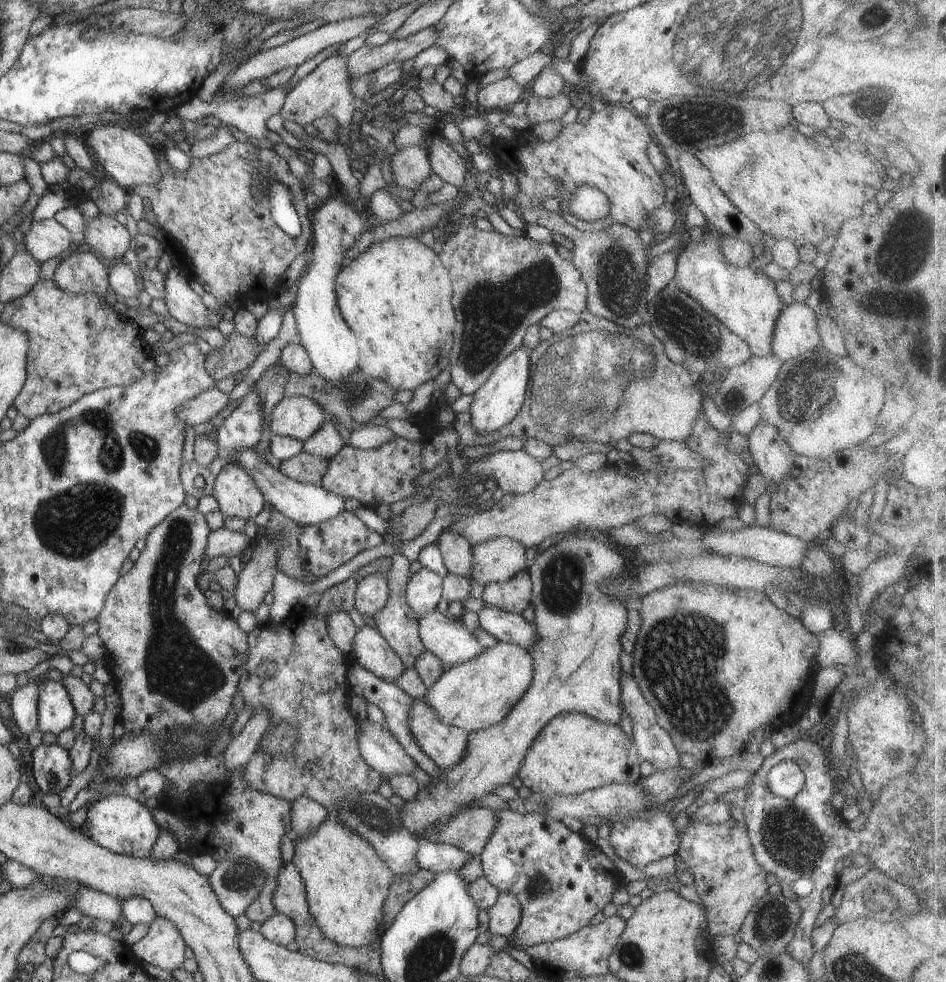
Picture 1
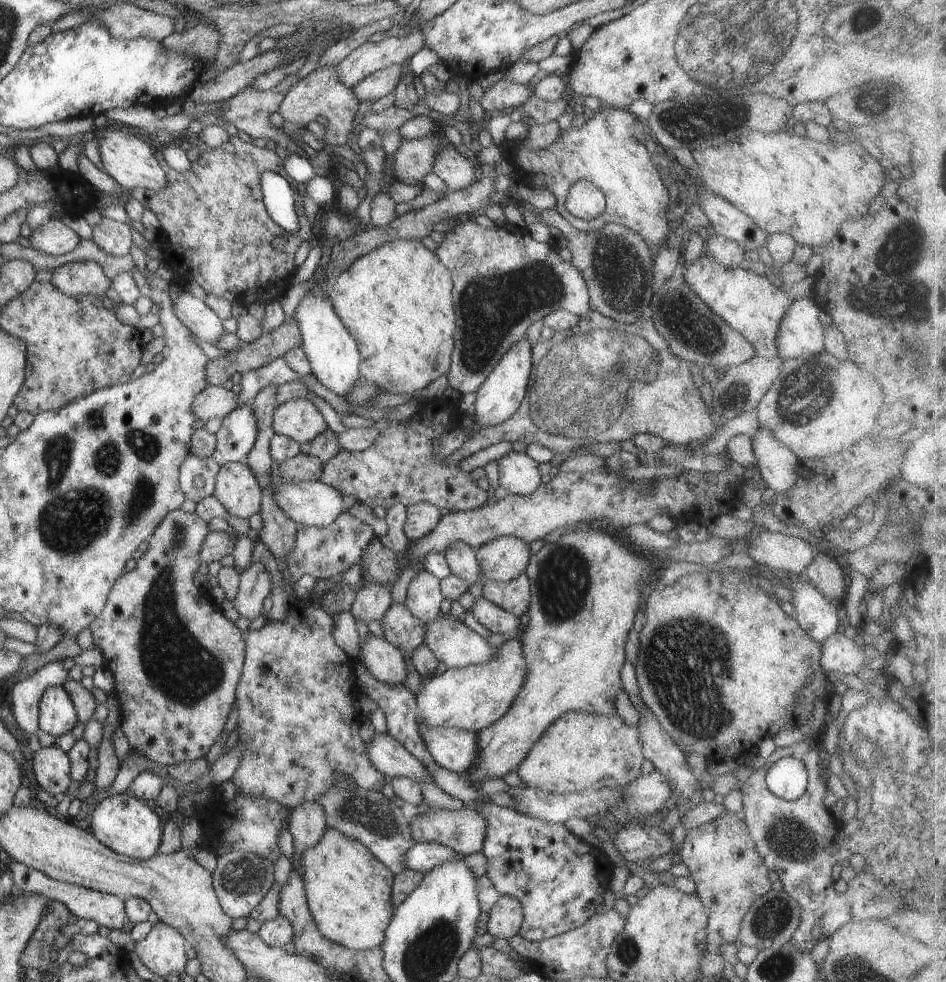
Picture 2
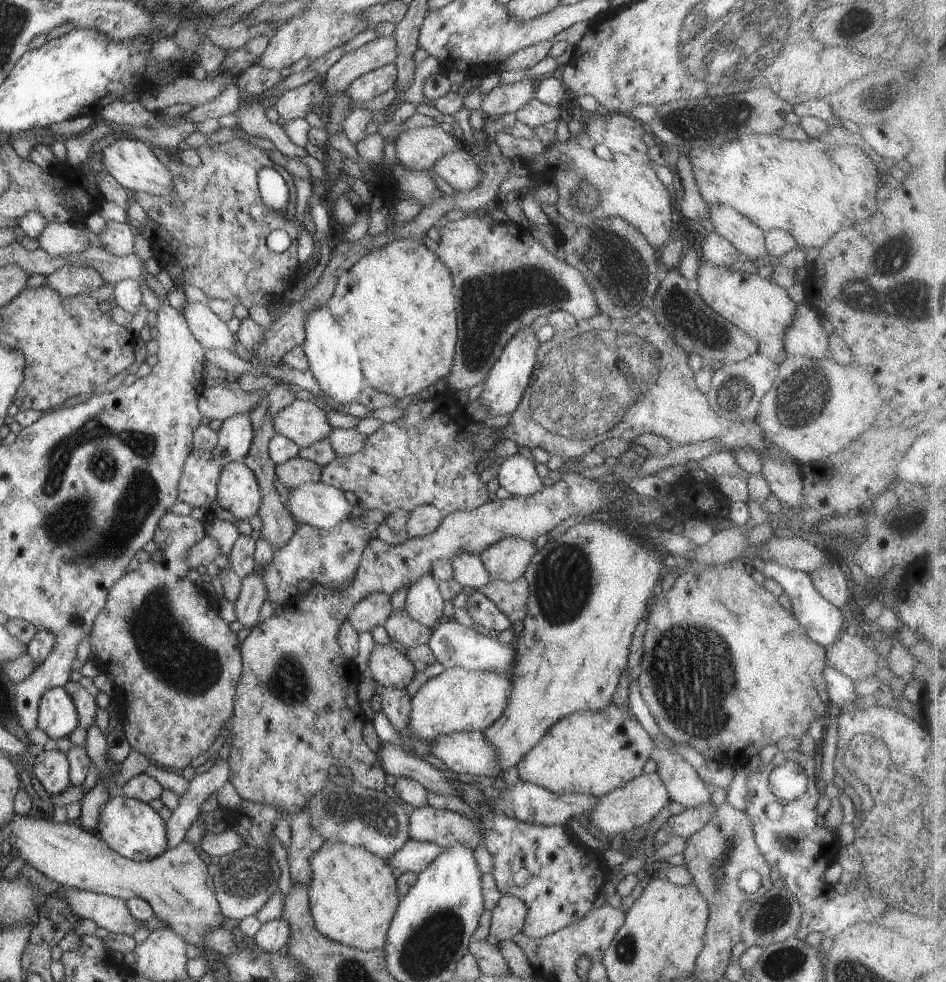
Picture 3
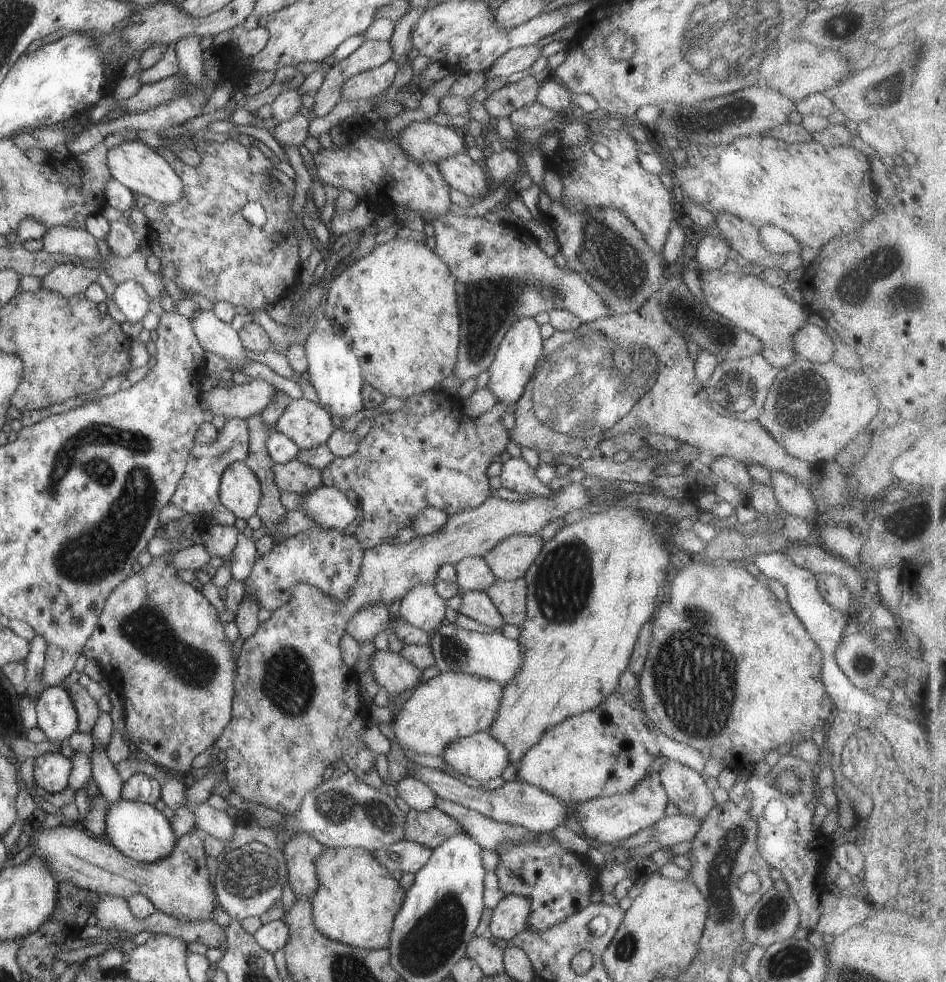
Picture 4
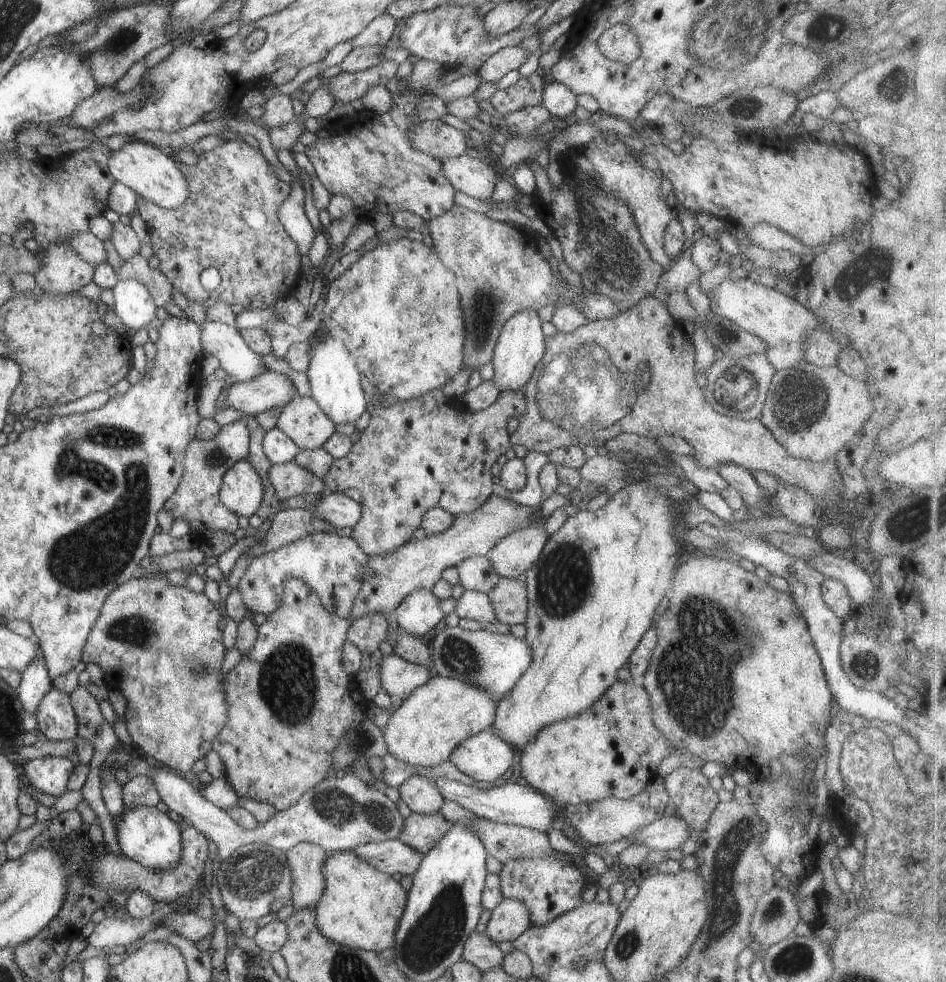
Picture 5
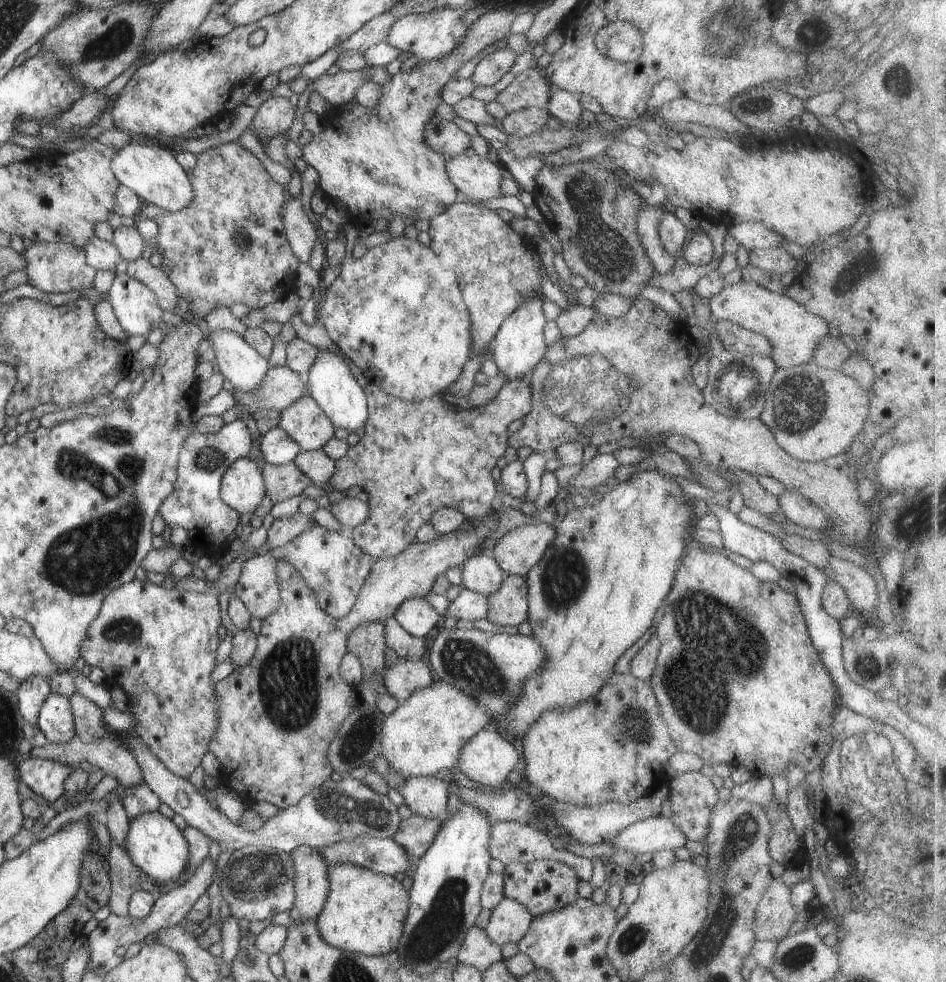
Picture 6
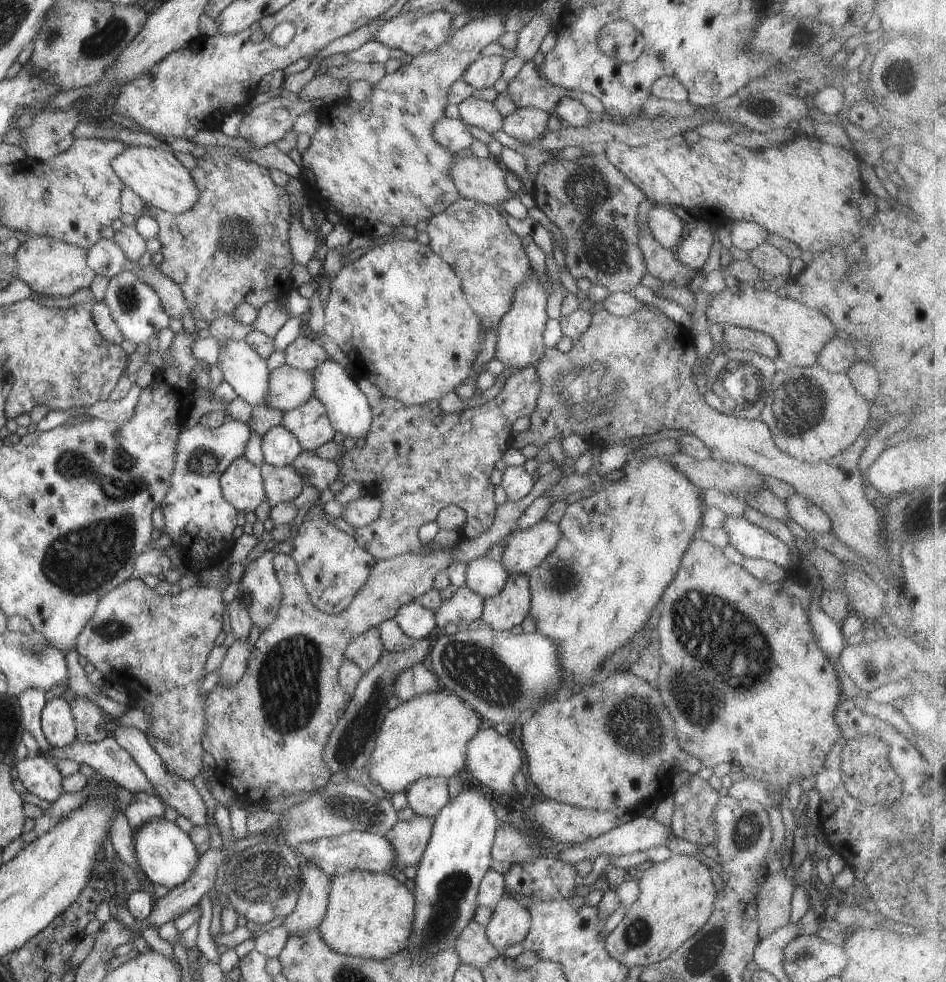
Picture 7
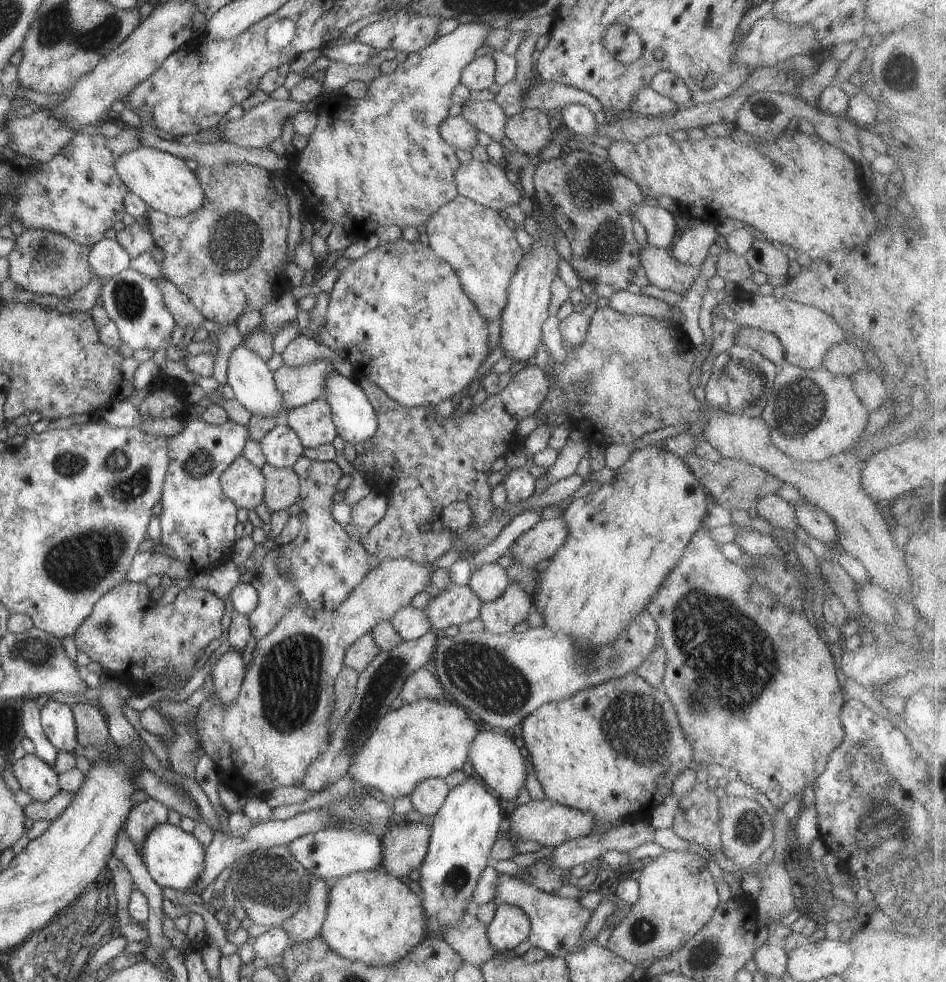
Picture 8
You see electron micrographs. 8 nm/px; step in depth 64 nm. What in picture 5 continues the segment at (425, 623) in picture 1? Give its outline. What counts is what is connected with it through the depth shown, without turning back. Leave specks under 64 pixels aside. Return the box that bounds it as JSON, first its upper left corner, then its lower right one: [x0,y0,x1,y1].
[429,626,531,704]

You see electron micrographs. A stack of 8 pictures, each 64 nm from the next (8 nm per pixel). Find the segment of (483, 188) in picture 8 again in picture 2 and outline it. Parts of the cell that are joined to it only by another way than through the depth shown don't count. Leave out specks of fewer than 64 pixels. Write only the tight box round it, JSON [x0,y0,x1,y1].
[432,145,476,192]

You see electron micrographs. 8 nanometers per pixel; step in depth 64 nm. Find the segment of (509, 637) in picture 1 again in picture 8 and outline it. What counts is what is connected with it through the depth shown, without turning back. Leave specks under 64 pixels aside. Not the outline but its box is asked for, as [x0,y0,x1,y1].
[423,585,482,633]

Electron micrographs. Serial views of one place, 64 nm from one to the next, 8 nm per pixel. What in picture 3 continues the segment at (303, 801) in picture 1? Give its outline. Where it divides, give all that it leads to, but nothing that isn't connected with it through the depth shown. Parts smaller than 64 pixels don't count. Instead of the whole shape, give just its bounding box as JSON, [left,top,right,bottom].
[287,809,323,886]

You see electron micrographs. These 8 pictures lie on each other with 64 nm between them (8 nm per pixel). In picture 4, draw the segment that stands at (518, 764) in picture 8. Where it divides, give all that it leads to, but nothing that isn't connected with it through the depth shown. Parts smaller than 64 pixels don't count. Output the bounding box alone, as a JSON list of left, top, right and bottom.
[441,731,509,782]

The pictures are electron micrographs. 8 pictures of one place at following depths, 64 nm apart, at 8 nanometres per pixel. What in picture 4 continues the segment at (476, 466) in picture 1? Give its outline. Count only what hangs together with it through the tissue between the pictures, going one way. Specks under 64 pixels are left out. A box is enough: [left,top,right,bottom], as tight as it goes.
[499,456,556,497]

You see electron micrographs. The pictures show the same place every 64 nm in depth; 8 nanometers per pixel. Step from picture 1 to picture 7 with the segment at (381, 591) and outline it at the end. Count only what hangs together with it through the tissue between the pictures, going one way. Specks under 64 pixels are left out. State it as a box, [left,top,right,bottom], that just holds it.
[344,626,383,673]

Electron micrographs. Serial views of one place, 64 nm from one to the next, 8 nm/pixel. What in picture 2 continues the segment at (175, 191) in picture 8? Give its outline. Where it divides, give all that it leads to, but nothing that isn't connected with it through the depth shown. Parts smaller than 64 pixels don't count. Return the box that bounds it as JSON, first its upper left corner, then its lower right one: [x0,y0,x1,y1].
[93,128,167,191]

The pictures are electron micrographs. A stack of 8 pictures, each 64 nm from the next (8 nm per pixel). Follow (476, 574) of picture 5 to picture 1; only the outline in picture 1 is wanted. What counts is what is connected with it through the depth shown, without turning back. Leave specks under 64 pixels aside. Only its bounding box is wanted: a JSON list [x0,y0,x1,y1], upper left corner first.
[437,530,472,577]

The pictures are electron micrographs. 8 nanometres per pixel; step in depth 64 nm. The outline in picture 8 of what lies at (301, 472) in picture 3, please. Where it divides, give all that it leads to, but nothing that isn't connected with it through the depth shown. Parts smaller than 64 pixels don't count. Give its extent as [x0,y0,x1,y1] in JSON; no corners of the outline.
[260,464,299,512]

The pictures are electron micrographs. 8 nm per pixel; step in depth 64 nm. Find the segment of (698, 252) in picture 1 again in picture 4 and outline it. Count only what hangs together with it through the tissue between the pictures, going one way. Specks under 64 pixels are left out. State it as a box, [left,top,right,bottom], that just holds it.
[698,269,812,369]

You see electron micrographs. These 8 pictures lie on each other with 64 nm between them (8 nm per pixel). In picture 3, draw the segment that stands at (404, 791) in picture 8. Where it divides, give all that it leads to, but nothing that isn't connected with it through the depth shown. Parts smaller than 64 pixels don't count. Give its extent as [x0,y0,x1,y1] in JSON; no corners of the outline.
[407,664,513,742]

